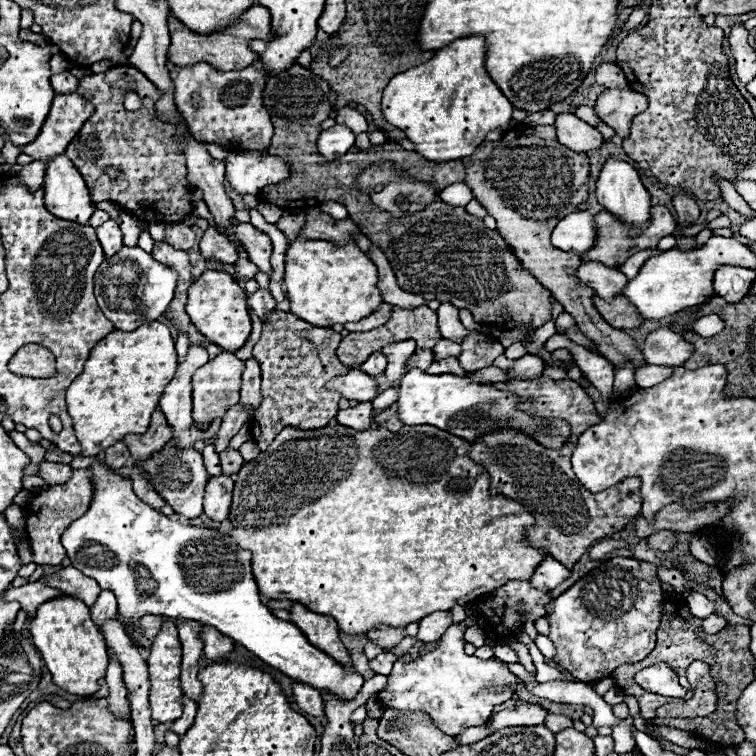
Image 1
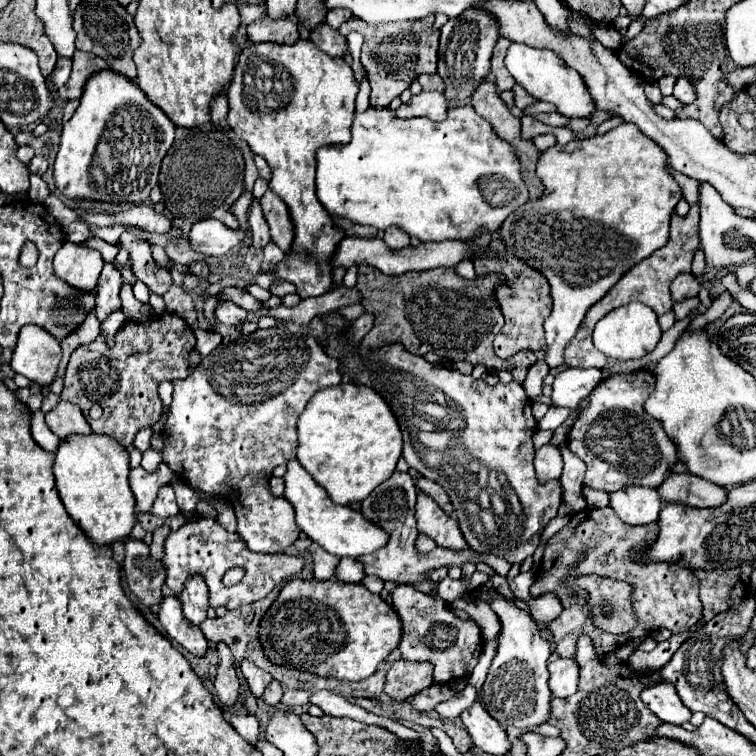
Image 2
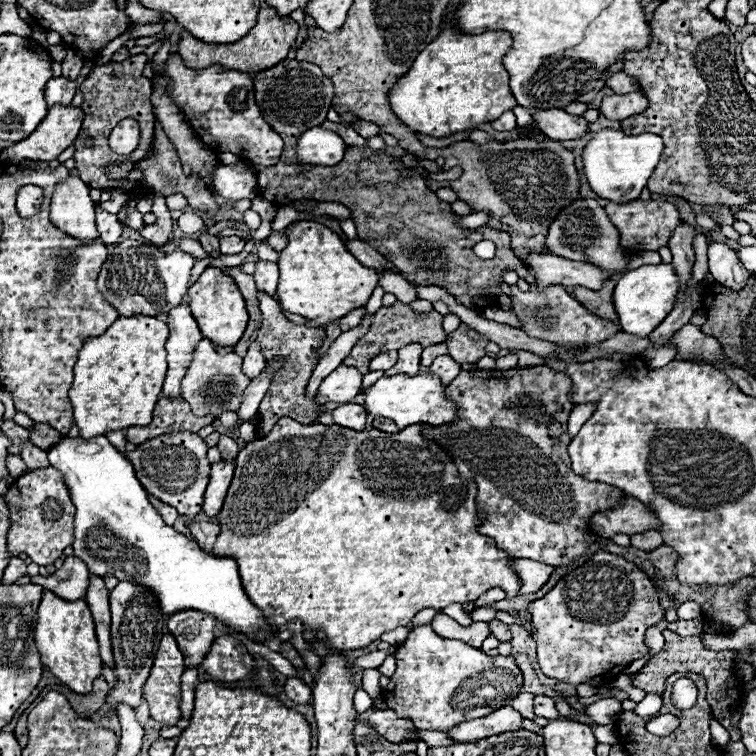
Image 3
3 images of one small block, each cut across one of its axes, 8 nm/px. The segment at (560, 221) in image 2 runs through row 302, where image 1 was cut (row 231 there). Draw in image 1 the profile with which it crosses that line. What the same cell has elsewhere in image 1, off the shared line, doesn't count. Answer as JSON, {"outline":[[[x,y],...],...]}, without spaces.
{"outline":[[[578,210],[562,218],[554,232],[552,244],[564,252],[584,254],[594,246],[596,230],[594,230],[594,216],[586,210]]]}

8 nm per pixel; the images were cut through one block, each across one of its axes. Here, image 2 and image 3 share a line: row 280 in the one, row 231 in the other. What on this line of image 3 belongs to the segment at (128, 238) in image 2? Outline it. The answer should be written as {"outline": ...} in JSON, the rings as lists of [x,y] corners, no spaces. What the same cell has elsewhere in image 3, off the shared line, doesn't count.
{"outline":[[[162,198],[162,210],[160,210],[158,222],[146,224],[142,228],[142,236],[146,238],[146,242],[150,242],[154,246],[164,246],[170,240],[170,234],[172,234],[172,216],[170,216],[170,210]]]}

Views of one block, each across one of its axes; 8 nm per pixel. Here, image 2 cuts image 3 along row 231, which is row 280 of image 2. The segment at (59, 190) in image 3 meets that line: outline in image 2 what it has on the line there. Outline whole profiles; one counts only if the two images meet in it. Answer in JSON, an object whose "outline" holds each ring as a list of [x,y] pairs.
{"outline":[[[68,240],[54,256],[54,274],[80,292],[92,292],[96,288],[102,266],[104,260],[100,252]]]}

